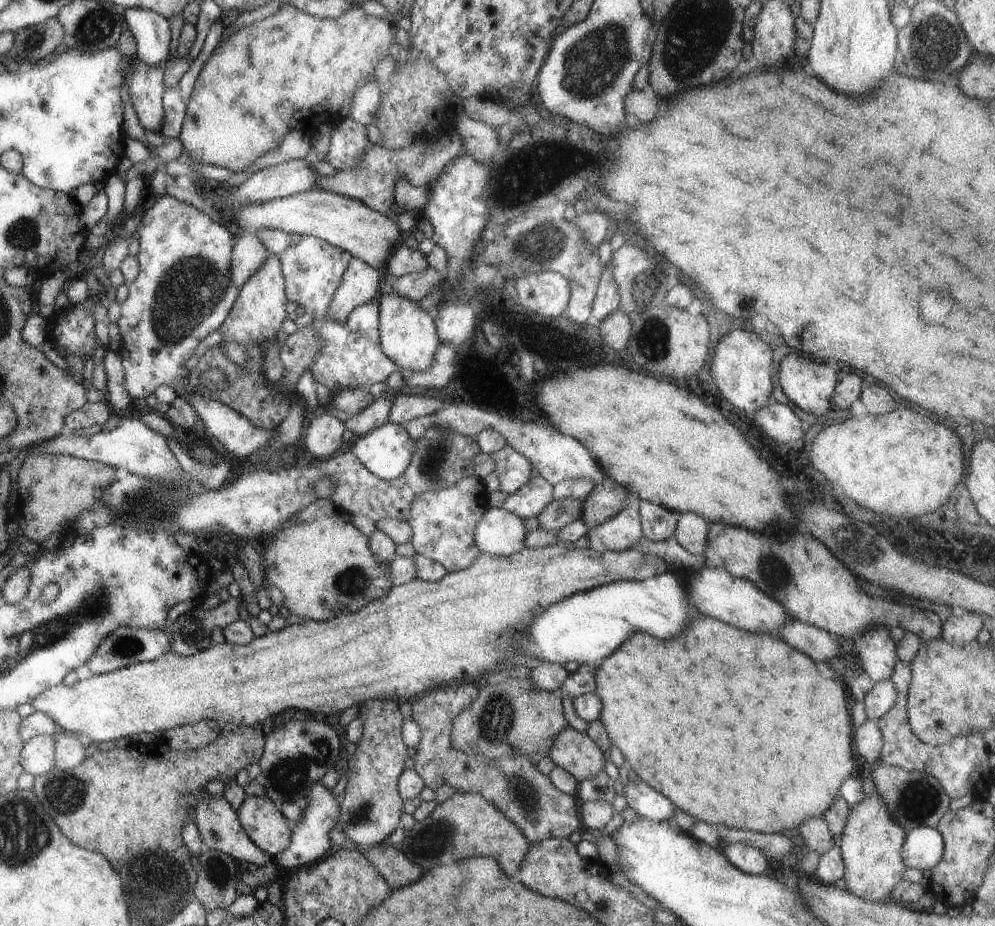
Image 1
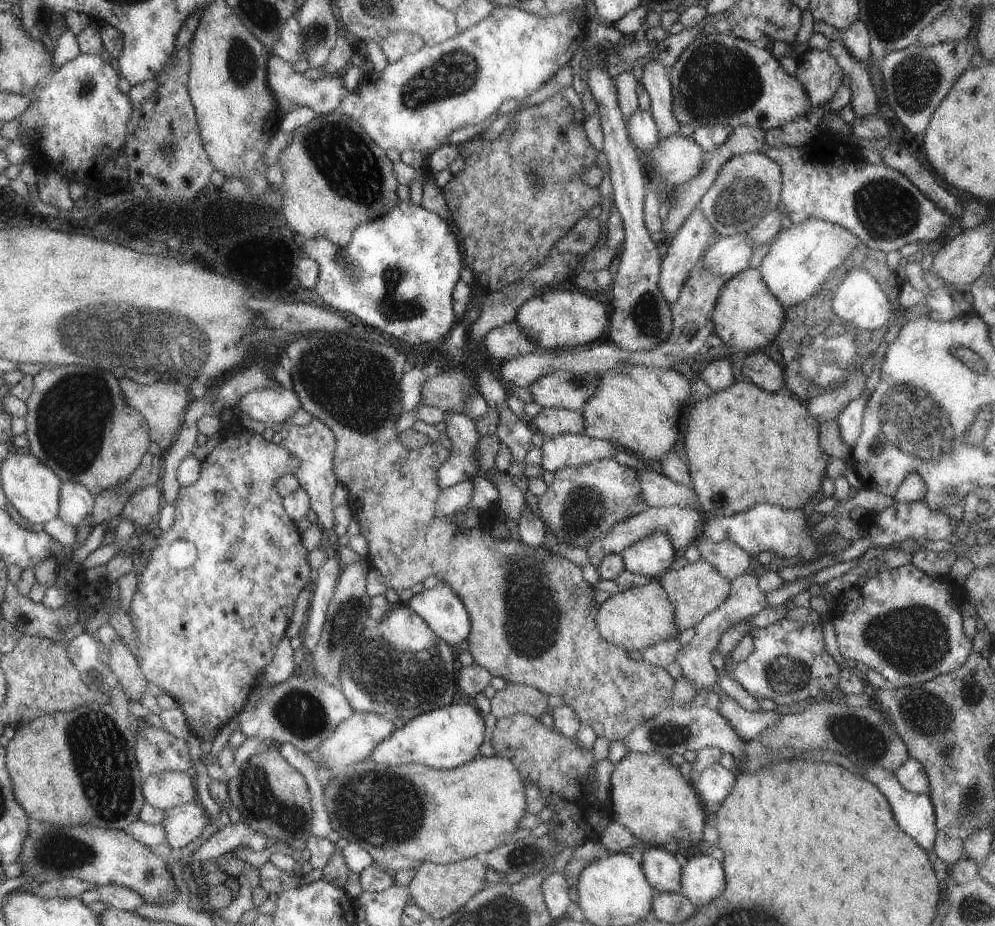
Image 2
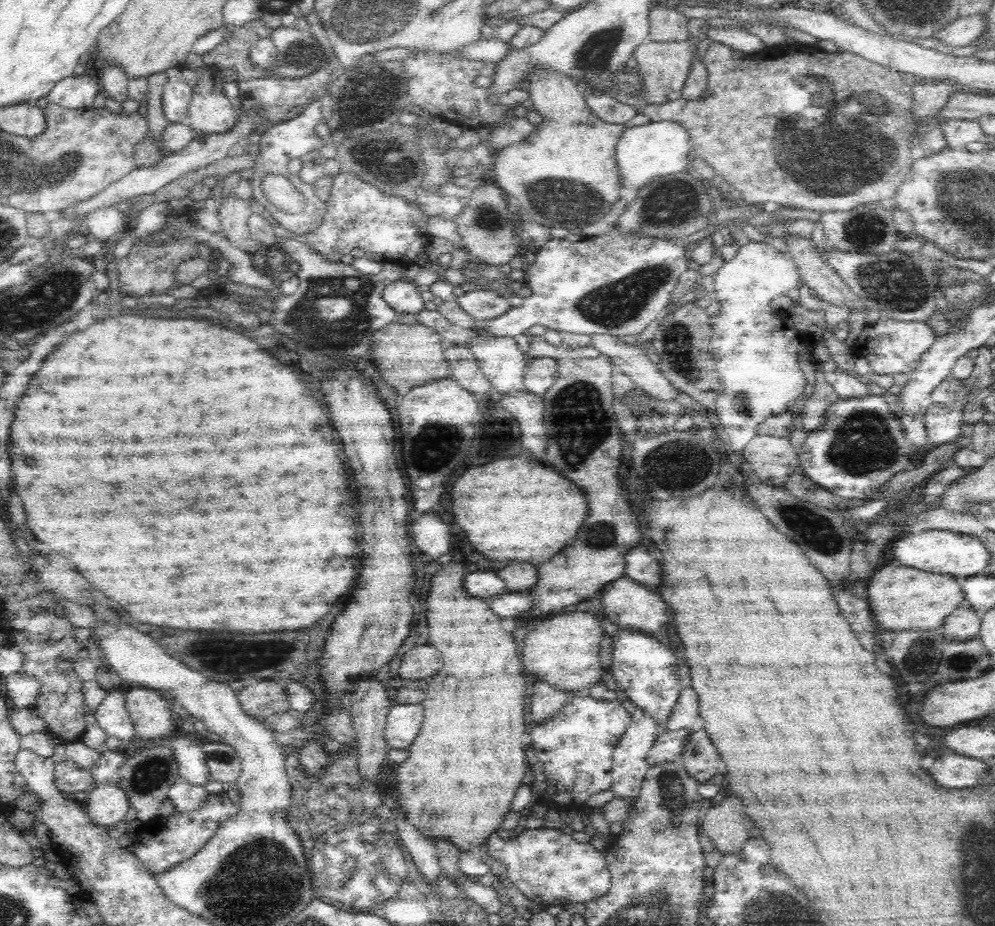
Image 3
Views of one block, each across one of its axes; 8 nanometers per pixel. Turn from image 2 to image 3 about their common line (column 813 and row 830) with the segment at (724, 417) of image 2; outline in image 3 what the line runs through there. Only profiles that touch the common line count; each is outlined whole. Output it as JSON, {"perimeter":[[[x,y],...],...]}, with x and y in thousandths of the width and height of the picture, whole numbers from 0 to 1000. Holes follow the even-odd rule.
{"perimeter":[[[452,605],[444,607],[438,616],[438,620],[432,629],[432,637],[430,638],[430,650],[428,650],[428,674],[430,674],[430,697],[436,698],[438,702],[442,702],[444,706],[444,724],[442,728],[437,729],[430,734],[431,742],[428,745],[428,752],[424,762],[426,763],[426,778],[424,780],[424,788],[420,793],[419,799],[412,806],[412,817],[404,825],[399,833],[399,843],[402,850],[402,873],[405,873],[411,888],[414,888],[422,898],[426,900],[431,907],[448,905],[460,915],[460,918],[474,918],[477,914],[482,913],[484,908],[495,903],[496,895],[505,892],[508,880],[512,879],[514,866],[519,857],[519,853],[524,850],[525,841],[528,838],[531,824],[529,823],[529,814],[527,812],[531,802],[531,792],[529,790],[529,780],[527,779],[527,758],[529,752],[529,737],[527,732],[529,728],[525,728],[525,716],[521,711],[521,698],[519,691],[515,687],[515,683],[507,683],[505,680],[505,666],[496,662],[492,657],[491,647],[483,647],[470,639],[468,634],[468,622],[470,622],[470,613],[466,607],[462,605]]]}

